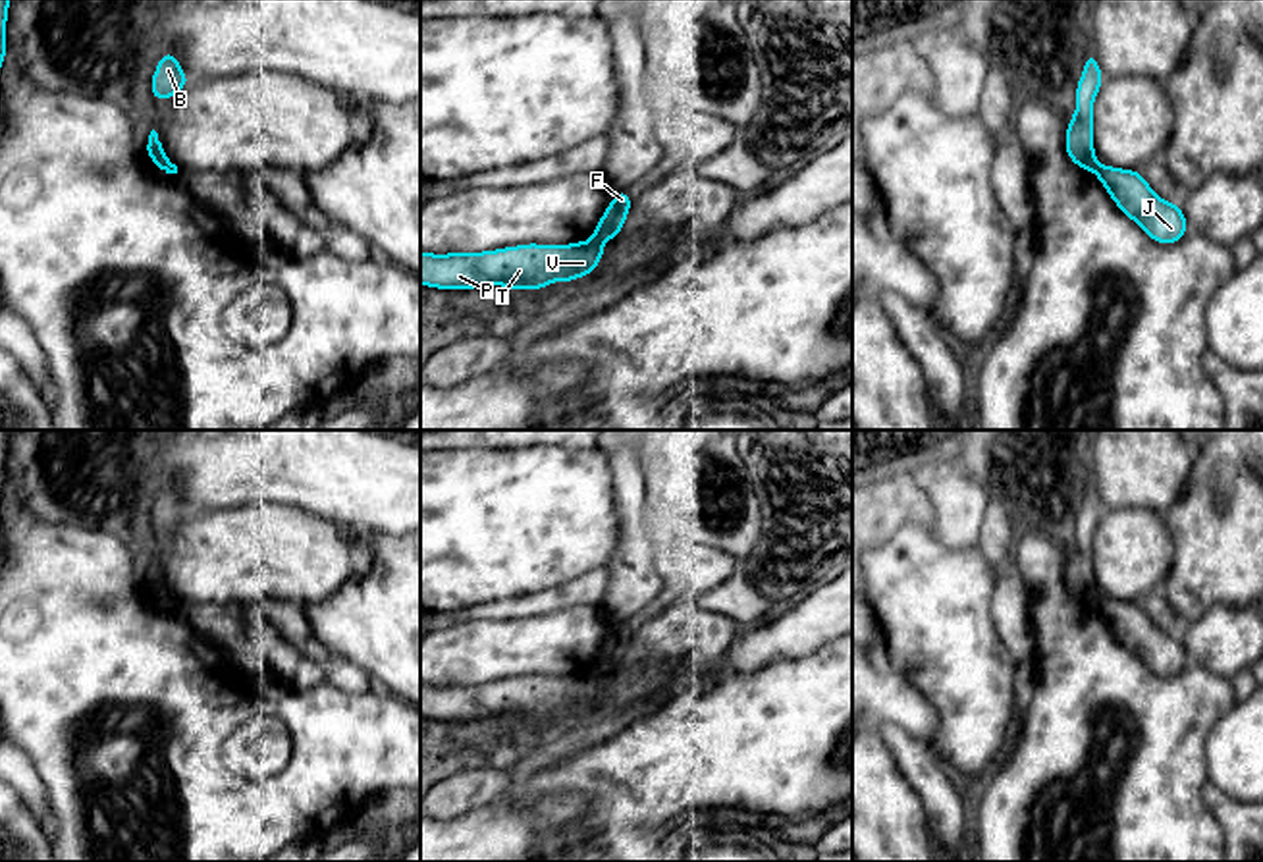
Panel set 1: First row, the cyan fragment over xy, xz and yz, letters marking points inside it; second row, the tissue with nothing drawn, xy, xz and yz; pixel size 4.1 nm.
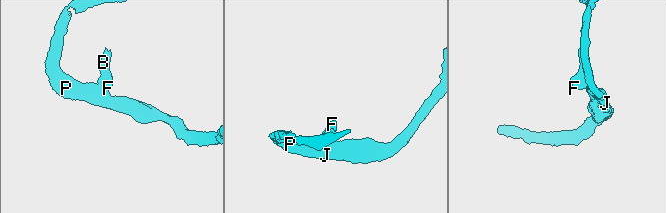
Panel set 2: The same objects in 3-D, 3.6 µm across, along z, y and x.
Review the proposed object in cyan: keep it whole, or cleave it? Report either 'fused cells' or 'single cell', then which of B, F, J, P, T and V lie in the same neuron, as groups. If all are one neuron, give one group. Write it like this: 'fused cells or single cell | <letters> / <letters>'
single cell | B F J P T V

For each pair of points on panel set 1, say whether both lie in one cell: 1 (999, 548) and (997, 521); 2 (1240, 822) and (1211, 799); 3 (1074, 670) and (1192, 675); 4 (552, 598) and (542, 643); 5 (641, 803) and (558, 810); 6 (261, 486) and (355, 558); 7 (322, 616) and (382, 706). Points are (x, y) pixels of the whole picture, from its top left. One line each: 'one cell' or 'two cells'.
1: one cell
2: one cell
3: one cell
4: two cells
5: two cells
6: two cells
7: two cells

